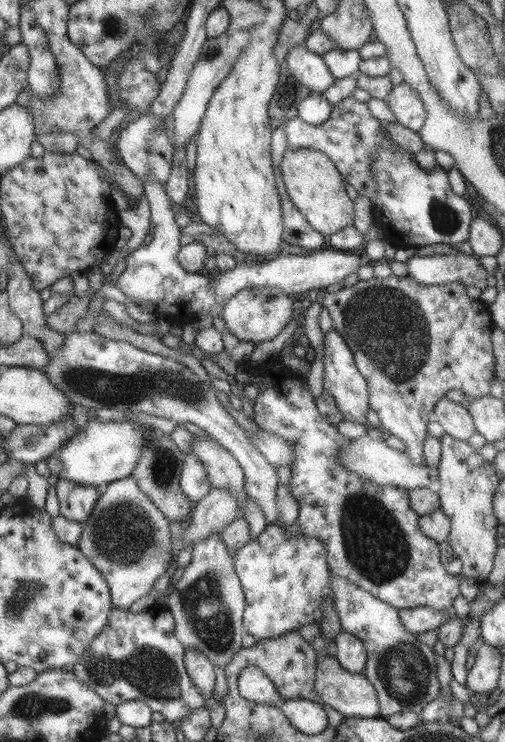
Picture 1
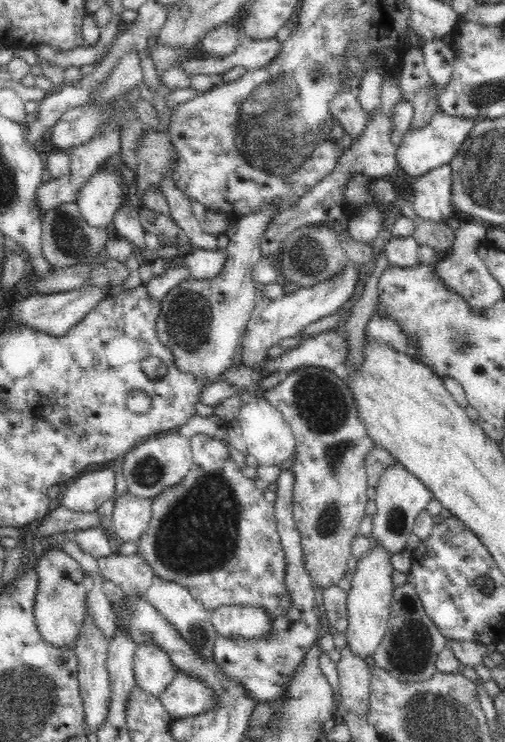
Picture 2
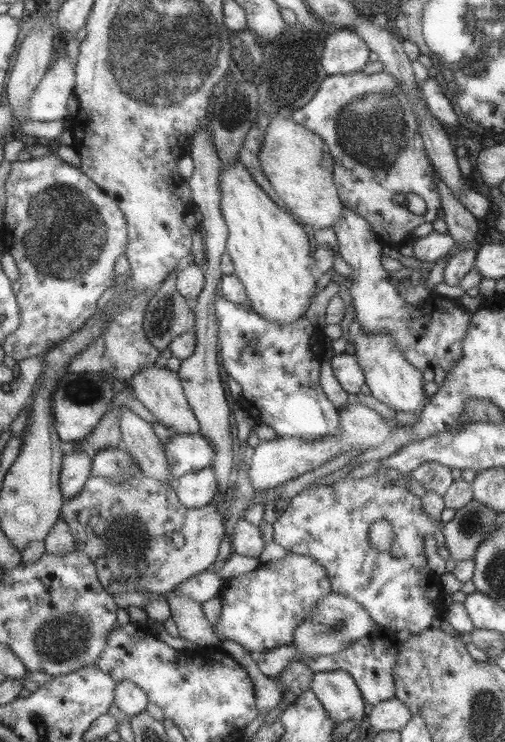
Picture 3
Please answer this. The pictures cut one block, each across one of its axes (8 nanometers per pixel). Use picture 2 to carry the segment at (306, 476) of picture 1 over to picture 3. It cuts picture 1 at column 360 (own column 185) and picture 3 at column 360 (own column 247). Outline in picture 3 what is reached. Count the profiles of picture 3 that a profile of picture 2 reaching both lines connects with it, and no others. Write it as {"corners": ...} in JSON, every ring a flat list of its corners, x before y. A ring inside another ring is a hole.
{"corners":[[374,474,372,476,358,478,358,480,356,480,356,478,346,478,337,483,332,482,332,484,324,484,324,486,310,485,306,490,302,490,302,492,291,498,286,510,280,514,277,520,273,523,273,540,280,544,280,546,284,547,287,552,294,553,295,555,308,555,316,560,316,562,320,563,320,566,328,571,328,579,330,579,330,582,332,583,332,590,338,594,348,596,352,600,356,600,356,602,363,606,368,614,370,614,372,620,374,620,379,626,388,627,395,632,409,630,411,634,414,635,428,630,428,628,432,626,432,622,436,618,439,618,440,614,446,610,442,581,439,579,439,575,427,566,428,558,426,558,426,554,424,553,424,536,426,536,426,534,432,536,436,534,436,532,440,532,440,530,442,531,444,525,445,523,442,519,432,519,432,517,424,511,421,498,416,496,409,488,399,486,395,480,388,482,384,474],[376,520,388,520,388,522,392,524,392,528,394,528,394,534,396,535,394,535,394,543,392,543,390,549,378,551,378,549,372,547,372,543,370,543,370,539,368,539,370,538,370,535,368,535,370,532,370,526,372,526]]}

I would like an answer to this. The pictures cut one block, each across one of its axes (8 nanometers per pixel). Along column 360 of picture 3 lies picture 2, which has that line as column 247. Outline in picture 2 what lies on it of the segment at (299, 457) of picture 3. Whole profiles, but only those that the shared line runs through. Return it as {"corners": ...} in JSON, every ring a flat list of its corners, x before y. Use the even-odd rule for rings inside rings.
{"corners":[[251,396,247,404,240,408,237,418,241,424,243,440,247,444,248,452,256,458,258,465,280,467,284,460,288,460,296,450,296,439,290,425,284,421,283,415,273,408,264,396]]}

